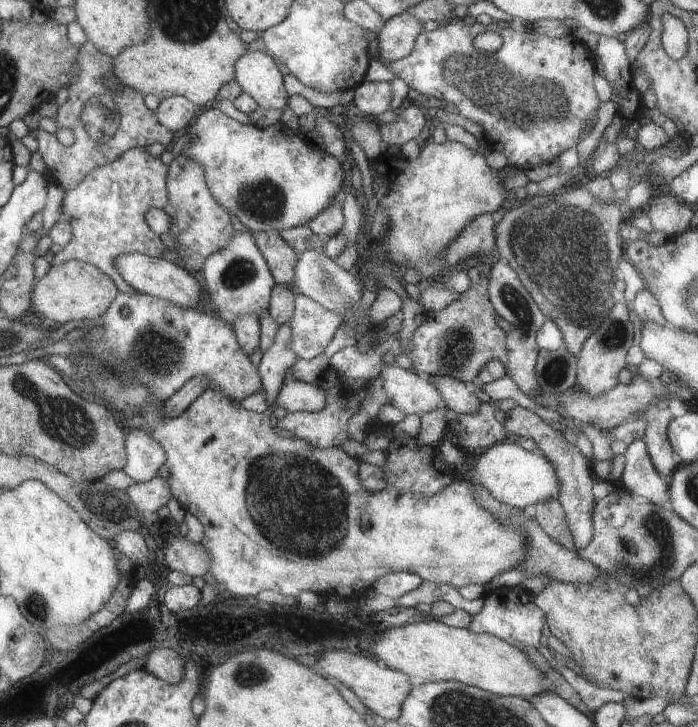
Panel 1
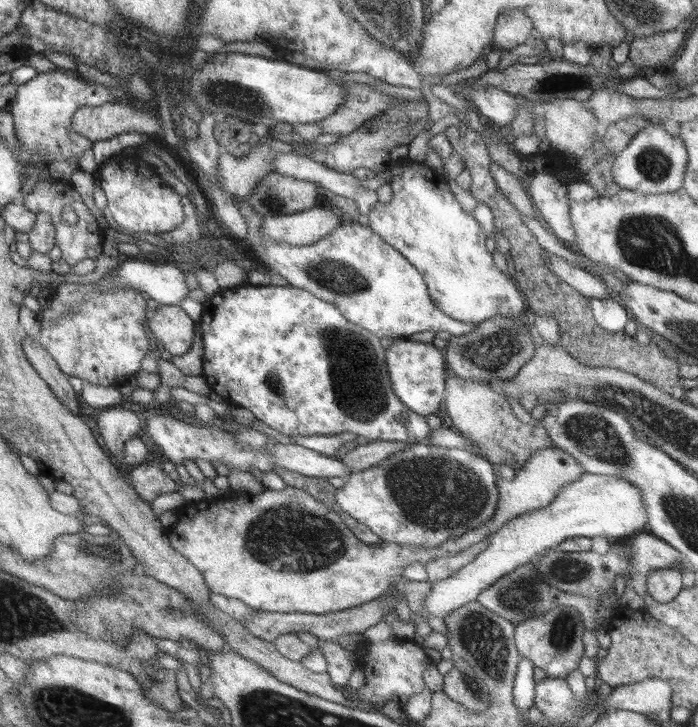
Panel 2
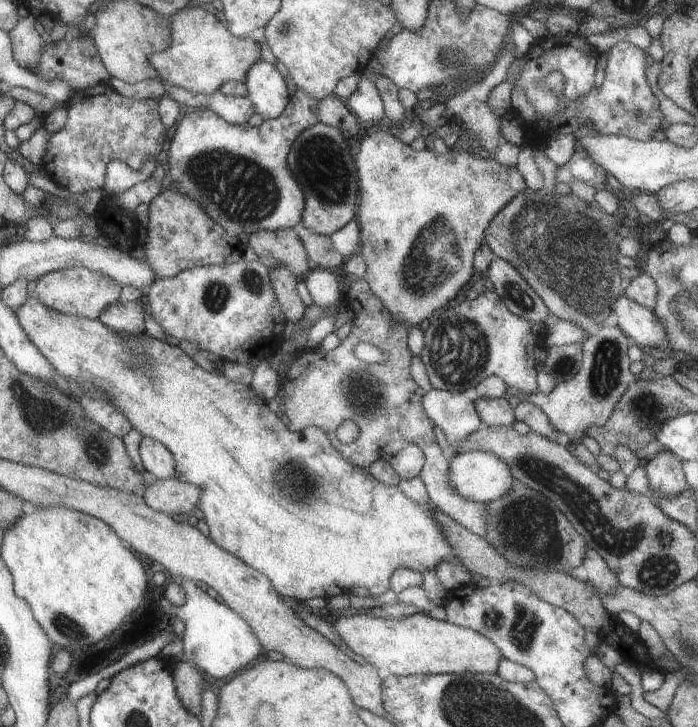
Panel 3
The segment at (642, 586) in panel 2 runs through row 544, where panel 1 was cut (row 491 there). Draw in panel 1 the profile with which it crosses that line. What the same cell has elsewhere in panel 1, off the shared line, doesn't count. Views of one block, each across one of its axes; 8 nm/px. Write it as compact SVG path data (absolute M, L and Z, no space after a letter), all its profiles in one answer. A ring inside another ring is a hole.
M642 435L628 445L623 455L626 462L621 481L627 490L657 506L669 502L669 482L653 466Z

